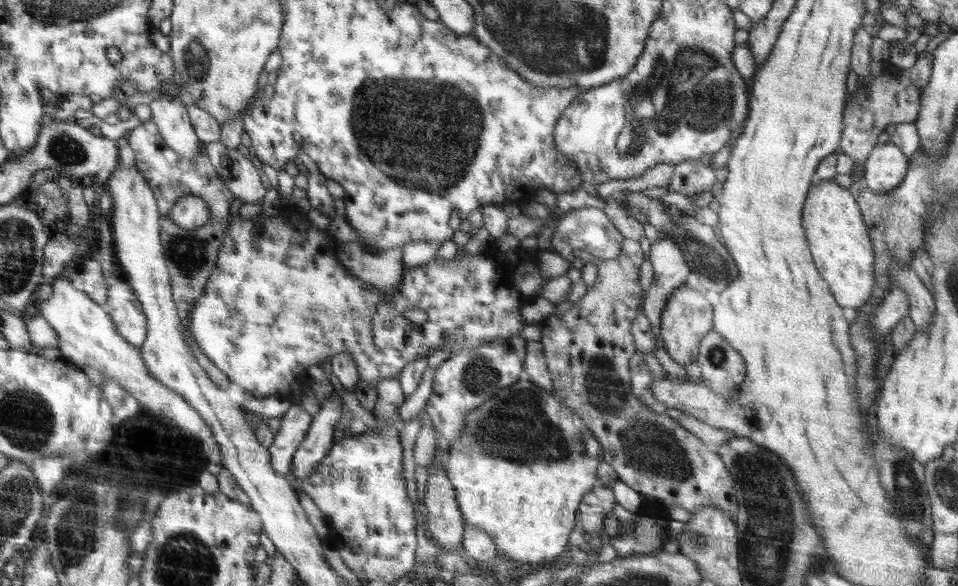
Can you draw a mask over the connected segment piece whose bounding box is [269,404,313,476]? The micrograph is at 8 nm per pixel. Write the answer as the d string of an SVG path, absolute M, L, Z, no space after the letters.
M294 405L281 418L281 428L270 445L272 469L286 476L296 449L304 441L313 417L301 405Z

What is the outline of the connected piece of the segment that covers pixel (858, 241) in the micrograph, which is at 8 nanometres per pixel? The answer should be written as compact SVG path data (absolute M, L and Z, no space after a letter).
M836 180L822 181L820 184L812 185L802 210L802 226L816 270L828 283L836 302L841 307L848 306L856 309L862 307L870 299L872 285L874 285L874 250L855 194L838 185Z

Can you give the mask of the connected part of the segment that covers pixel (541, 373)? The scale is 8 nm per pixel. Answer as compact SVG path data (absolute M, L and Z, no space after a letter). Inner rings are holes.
M528 341L526 346L526 360L523 362L524 377L552 395L553 381L545 362L542 344L538 341Z

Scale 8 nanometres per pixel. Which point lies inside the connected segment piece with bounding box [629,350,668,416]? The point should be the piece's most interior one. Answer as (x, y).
(641, 380)

